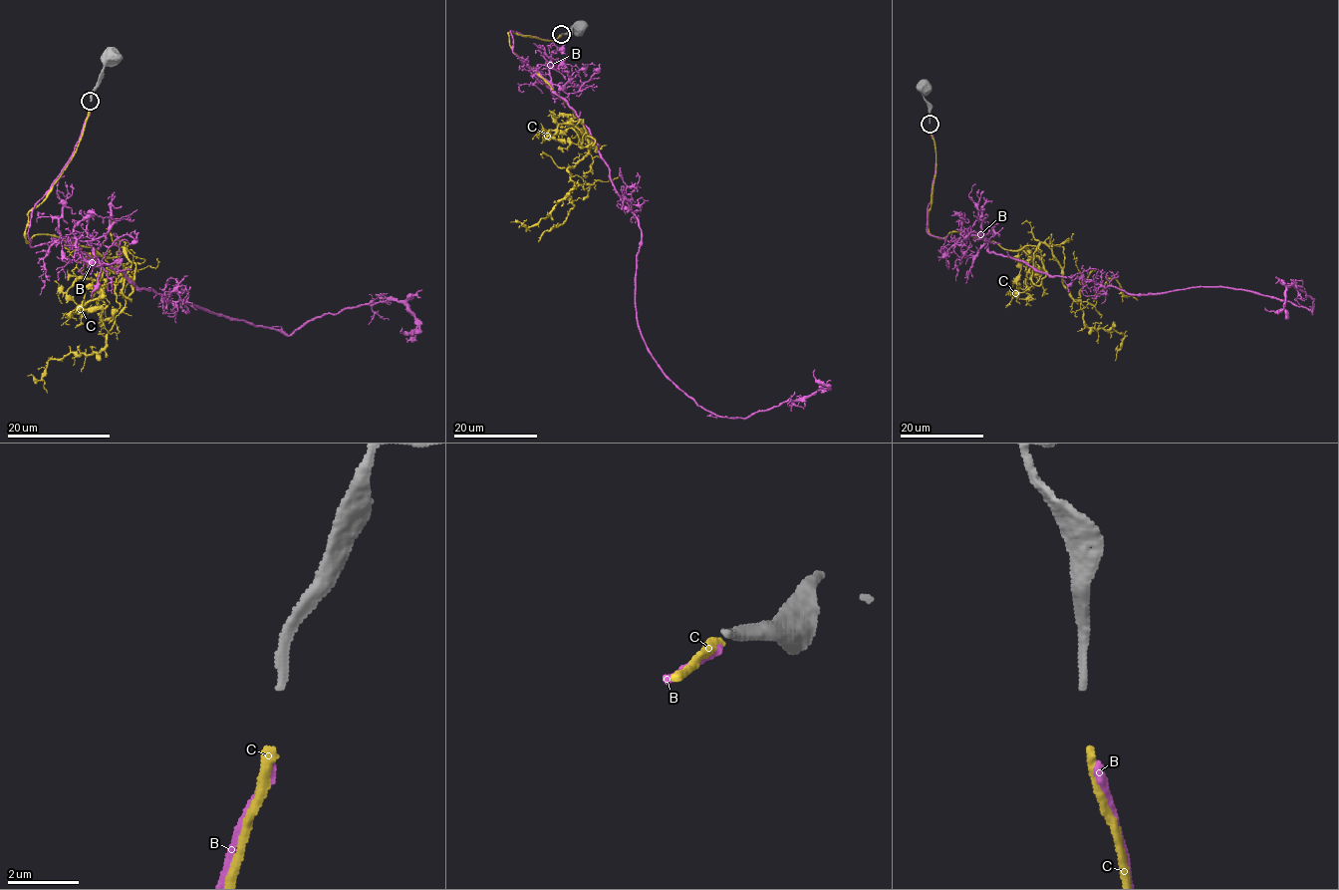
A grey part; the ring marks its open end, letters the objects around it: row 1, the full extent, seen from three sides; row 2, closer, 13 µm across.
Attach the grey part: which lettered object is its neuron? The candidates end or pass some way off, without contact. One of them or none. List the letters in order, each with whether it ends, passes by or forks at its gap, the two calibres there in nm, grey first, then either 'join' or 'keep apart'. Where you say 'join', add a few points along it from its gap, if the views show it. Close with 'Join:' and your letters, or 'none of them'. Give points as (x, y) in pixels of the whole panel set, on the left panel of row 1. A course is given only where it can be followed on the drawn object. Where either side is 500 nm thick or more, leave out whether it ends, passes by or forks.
B: it ends there; 220 nm thick on the grey side, 240 nm on the other; keep apart
C: it ends there; 220 nm thick on the grey side, 260 nm on the other; join; it runs (90, 110), (25, 233), (108, 258), (123, 247), (97, 302), (114, 321), (99, 352), (47, 362), (47, 393)
Join: C

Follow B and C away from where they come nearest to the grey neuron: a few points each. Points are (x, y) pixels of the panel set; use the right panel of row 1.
B: (932, 132), (932, 235), (1133, 295), (1313, 300), (1290, 285), (1265, 307)
C: (931, 131), (929, 231), (1011, 250), (1043, 242), (1088, 327), (1124, 336), (1115, 361)

